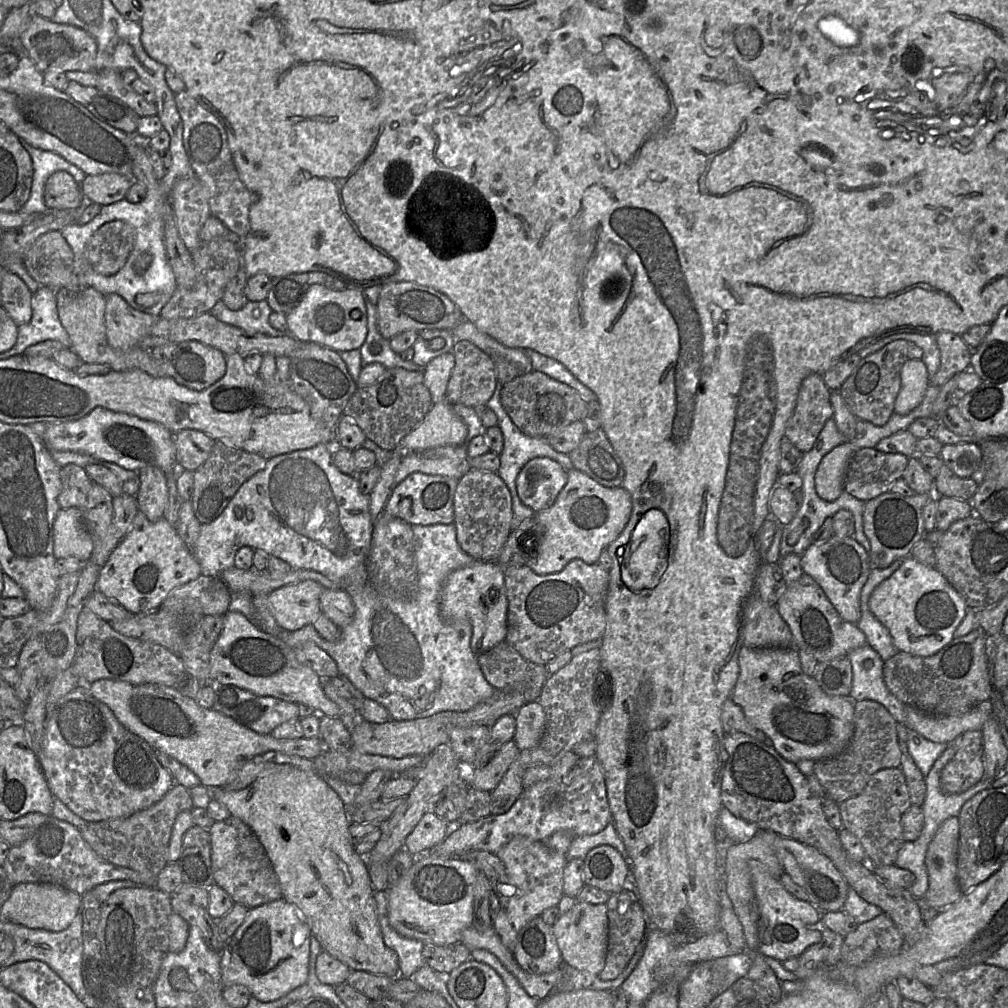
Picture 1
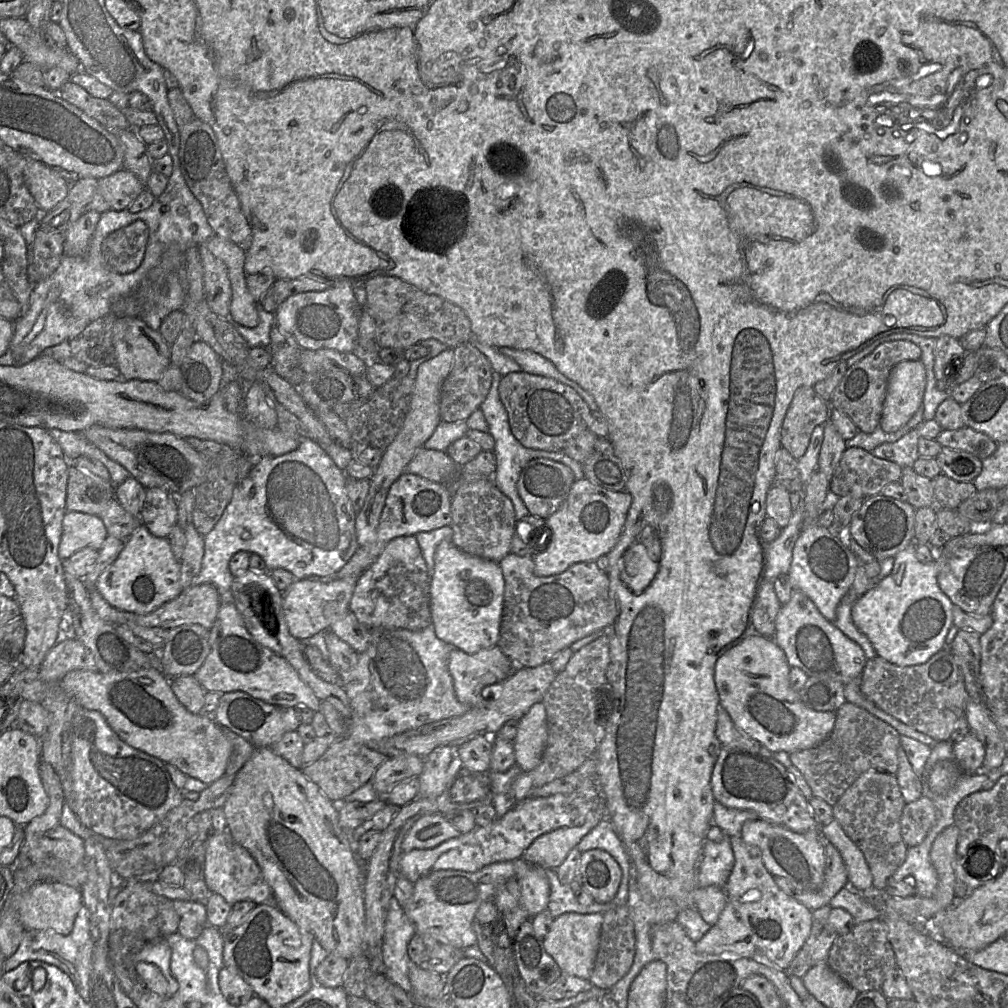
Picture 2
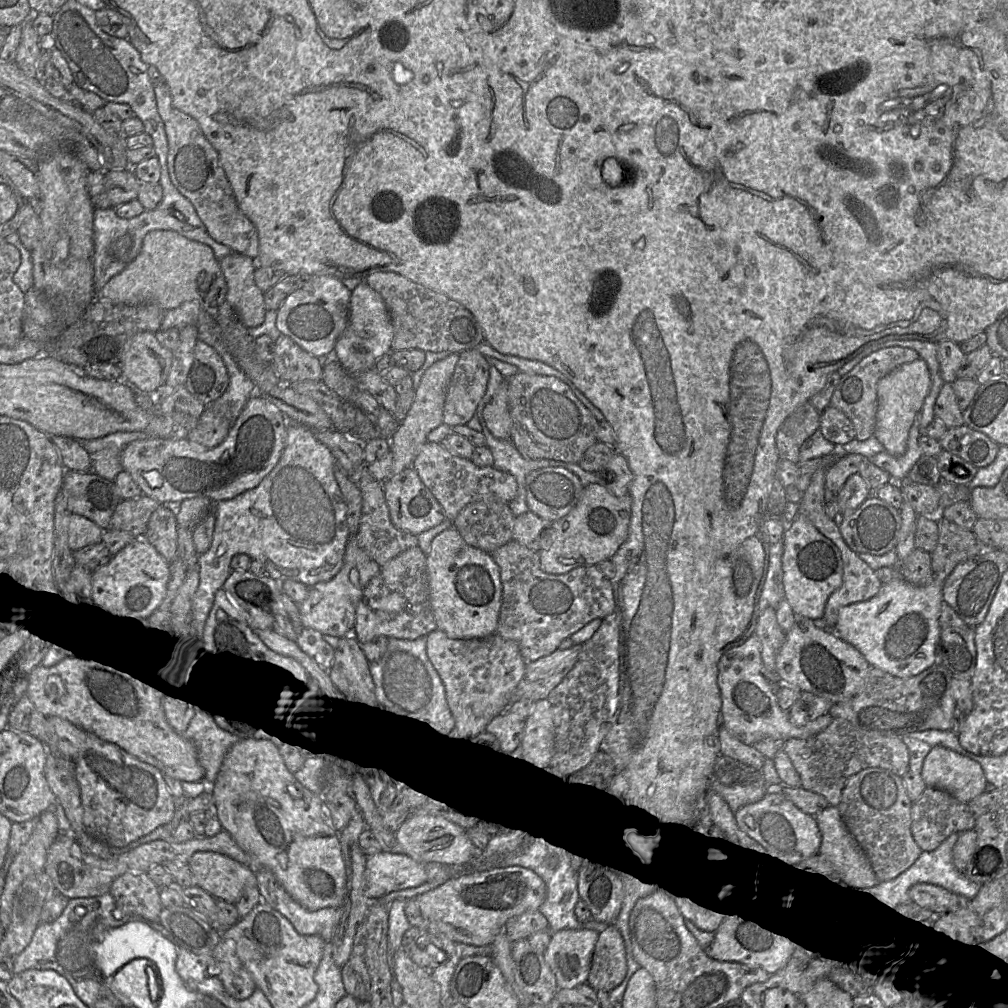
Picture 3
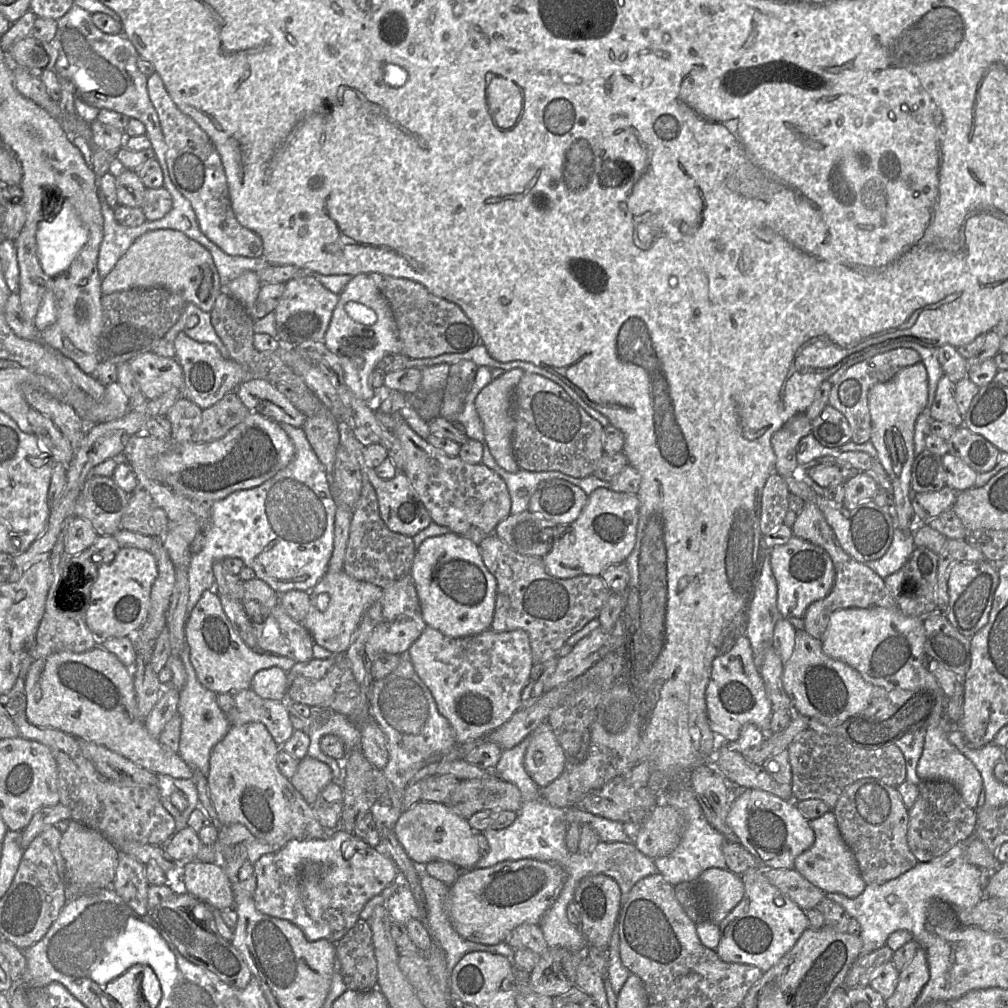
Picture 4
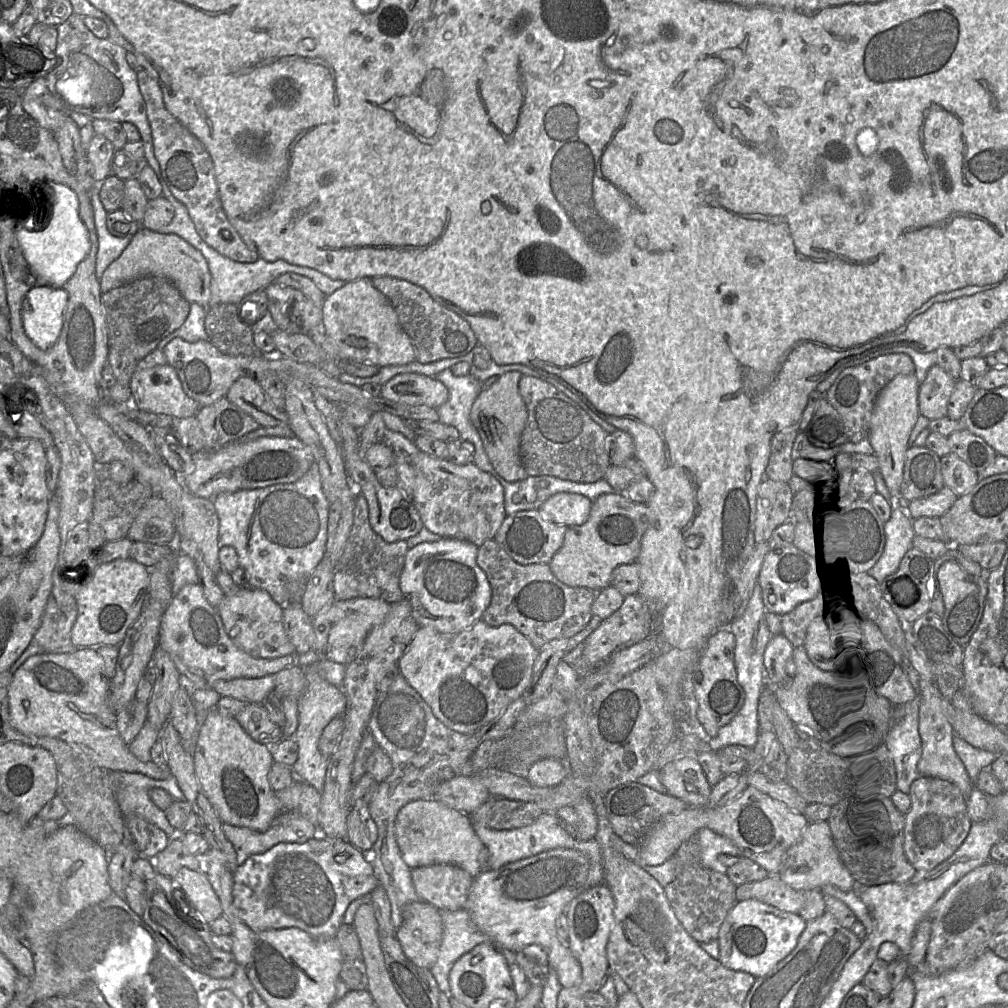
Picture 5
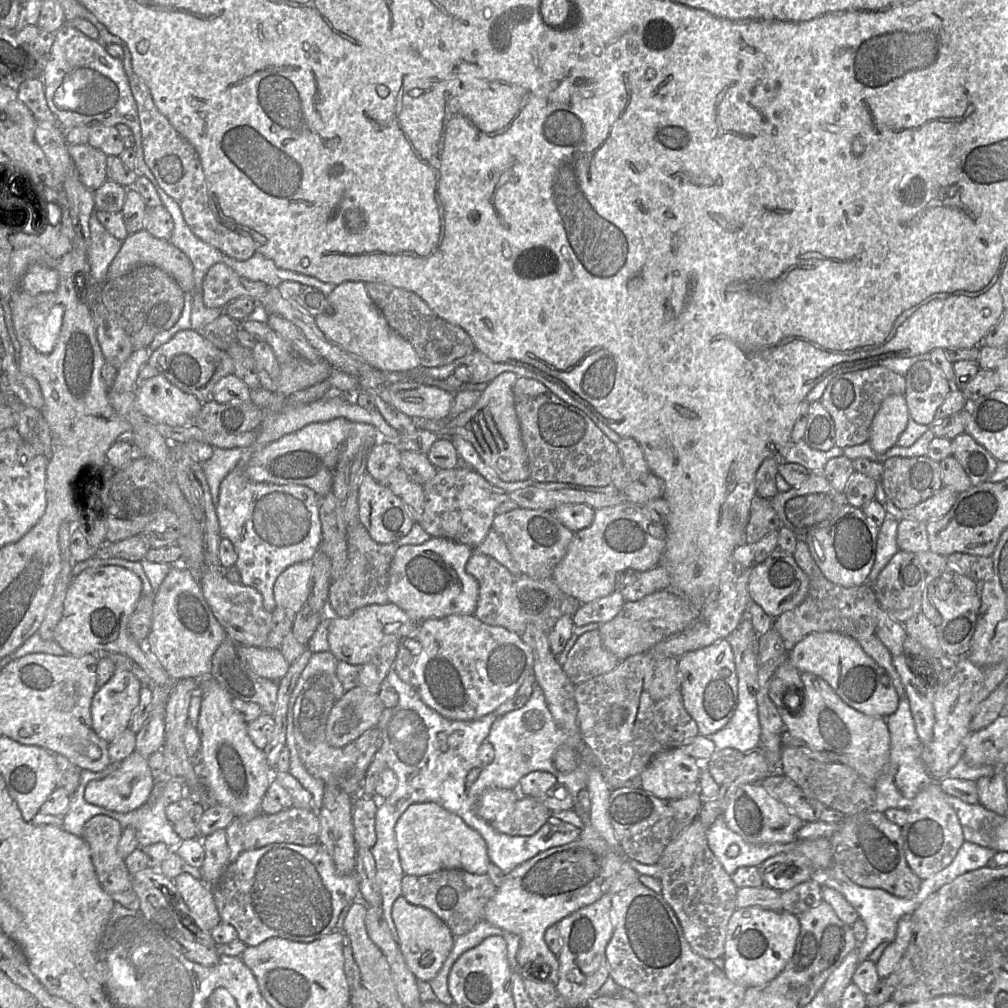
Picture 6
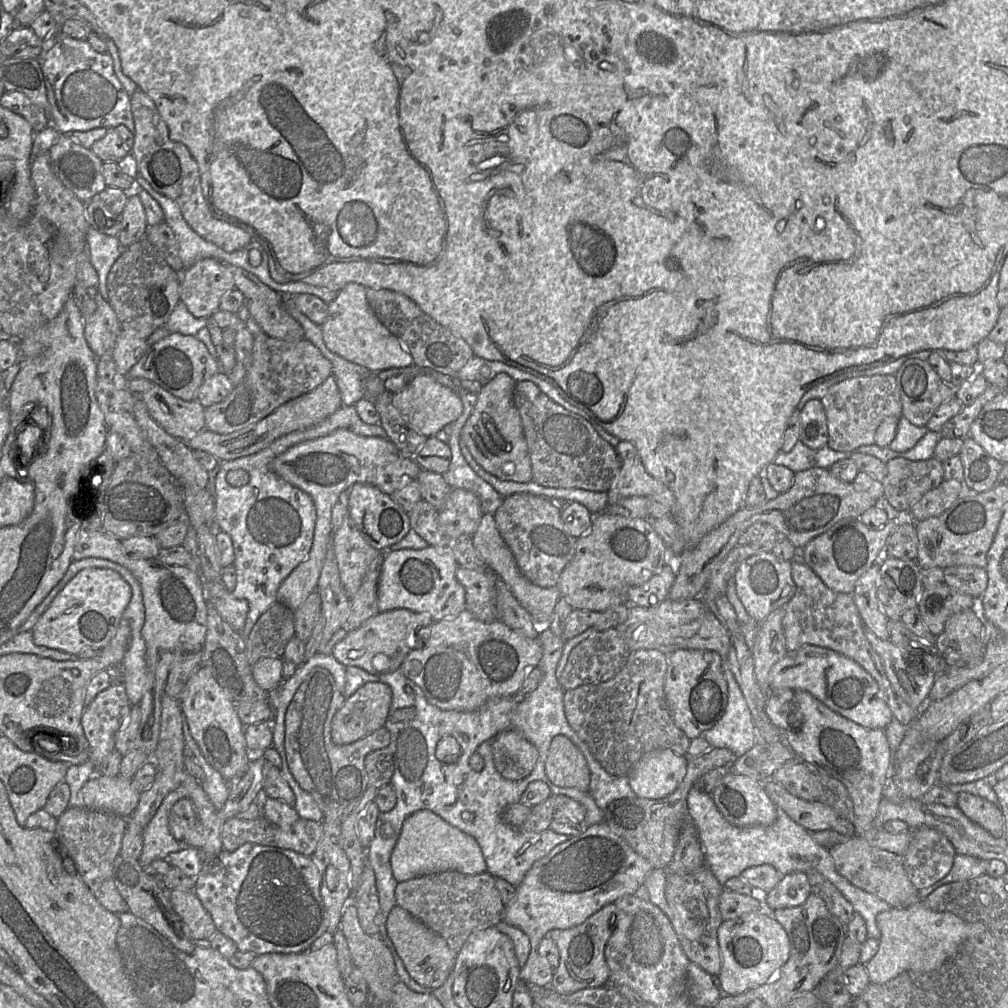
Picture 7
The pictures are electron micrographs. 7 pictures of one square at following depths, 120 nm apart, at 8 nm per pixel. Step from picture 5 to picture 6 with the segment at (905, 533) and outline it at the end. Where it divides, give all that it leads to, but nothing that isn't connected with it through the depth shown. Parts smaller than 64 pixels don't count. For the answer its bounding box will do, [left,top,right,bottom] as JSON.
[867,513,899,584]

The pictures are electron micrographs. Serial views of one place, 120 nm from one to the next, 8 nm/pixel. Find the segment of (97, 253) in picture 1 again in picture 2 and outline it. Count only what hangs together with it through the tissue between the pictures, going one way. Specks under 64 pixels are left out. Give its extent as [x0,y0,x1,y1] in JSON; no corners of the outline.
[100,220,147,274]

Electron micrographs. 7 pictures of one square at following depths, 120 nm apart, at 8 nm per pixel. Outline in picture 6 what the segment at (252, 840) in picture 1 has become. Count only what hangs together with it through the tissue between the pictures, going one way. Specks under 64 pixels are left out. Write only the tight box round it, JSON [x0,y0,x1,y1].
[174,873,221,932]

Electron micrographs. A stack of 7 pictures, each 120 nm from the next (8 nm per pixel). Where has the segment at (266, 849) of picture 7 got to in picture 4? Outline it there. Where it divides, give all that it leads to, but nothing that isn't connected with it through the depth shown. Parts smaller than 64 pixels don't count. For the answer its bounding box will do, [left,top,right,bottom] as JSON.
[252,830,400,944]

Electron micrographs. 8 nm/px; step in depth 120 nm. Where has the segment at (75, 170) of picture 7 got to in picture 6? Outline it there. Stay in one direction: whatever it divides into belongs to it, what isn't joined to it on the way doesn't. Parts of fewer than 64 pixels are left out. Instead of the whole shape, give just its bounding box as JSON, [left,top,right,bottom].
[68,144,107,191]

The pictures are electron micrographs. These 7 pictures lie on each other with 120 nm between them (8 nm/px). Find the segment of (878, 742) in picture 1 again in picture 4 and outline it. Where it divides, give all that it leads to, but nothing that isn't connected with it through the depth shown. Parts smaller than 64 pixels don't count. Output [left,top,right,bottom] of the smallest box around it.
[787,729,906,811]

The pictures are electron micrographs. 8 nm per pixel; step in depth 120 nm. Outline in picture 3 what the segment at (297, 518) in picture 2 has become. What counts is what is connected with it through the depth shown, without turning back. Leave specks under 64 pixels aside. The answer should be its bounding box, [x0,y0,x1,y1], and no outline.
[186,423,350,629]

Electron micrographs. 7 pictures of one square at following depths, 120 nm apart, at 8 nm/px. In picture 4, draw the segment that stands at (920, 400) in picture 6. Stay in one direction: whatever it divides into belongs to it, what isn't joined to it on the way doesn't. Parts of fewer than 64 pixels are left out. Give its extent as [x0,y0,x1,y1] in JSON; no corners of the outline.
[930,374,963,427]

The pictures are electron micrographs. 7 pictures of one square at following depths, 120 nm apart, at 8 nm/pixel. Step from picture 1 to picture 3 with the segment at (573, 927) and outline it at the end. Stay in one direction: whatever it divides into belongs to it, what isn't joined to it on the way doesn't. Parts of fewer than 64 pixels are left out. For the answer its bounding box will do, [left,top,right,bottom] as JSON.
[543,928,599,989]

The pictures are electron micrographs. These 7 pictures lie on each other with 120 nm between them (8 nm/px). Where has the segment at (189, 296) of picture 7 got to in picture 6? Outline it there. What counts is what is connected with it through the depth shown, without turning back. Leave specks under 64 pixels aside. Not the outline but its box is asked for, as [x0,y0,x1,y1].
[202,263,268,308]

